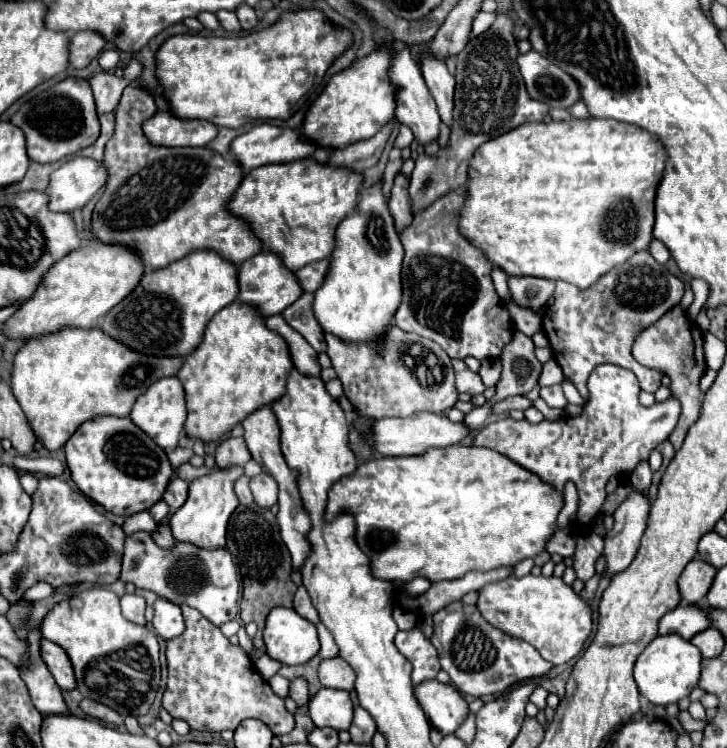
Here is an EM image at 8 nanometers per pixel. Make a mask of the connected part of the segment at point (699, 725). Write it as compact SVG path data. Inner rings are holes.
M681 710L681 712L677 714L677 720L679 720L679 724L685 728L685 732L693 732L693 730L703 730L703 728L705 728L705 722L693 720L687 710Z

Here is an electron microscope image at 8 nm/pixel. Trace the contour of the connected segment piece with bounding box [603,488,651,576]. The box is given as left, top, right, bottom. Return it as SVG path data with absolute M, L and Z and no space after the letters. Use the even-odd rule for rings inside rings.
M633 488L633 492L627 494L627 498L623 500L623 504L613 512L613 516L615 516L615 526L613 526L613 530L605 536L605 550L603 550L603 554L607 556L607 572L605 572L603 576L607 576L607 574L617 574L617 572L625 570L625 568L633 562L633 558L635 558L635 554L637 554L637 548L639 548L639 540L641 540L641 536L643 536L643 532L645 532L645 528L647 528L649 508L651 508L651 504L649 504L647 494L645 494L645 492L639 492L637 488Z

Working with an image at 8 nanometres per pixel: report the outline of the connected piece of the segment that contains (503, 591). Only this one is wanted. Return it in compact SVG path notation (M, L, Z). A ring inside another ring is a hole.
M509 576L501 582L487 584L479 594L477 608L485 620L495 624L495 628L529 642L553 664L571 662L583 650L583 644L593 630L591 606L557 576Z

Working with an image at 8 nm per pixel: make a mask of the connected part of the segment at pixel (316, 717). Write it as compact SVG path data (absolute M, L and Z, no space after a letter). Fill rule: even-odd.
M321 688L309 700L309 712L315 726L335 728L335 730L349 730L353 720L353 702L347 690L333 690Z

